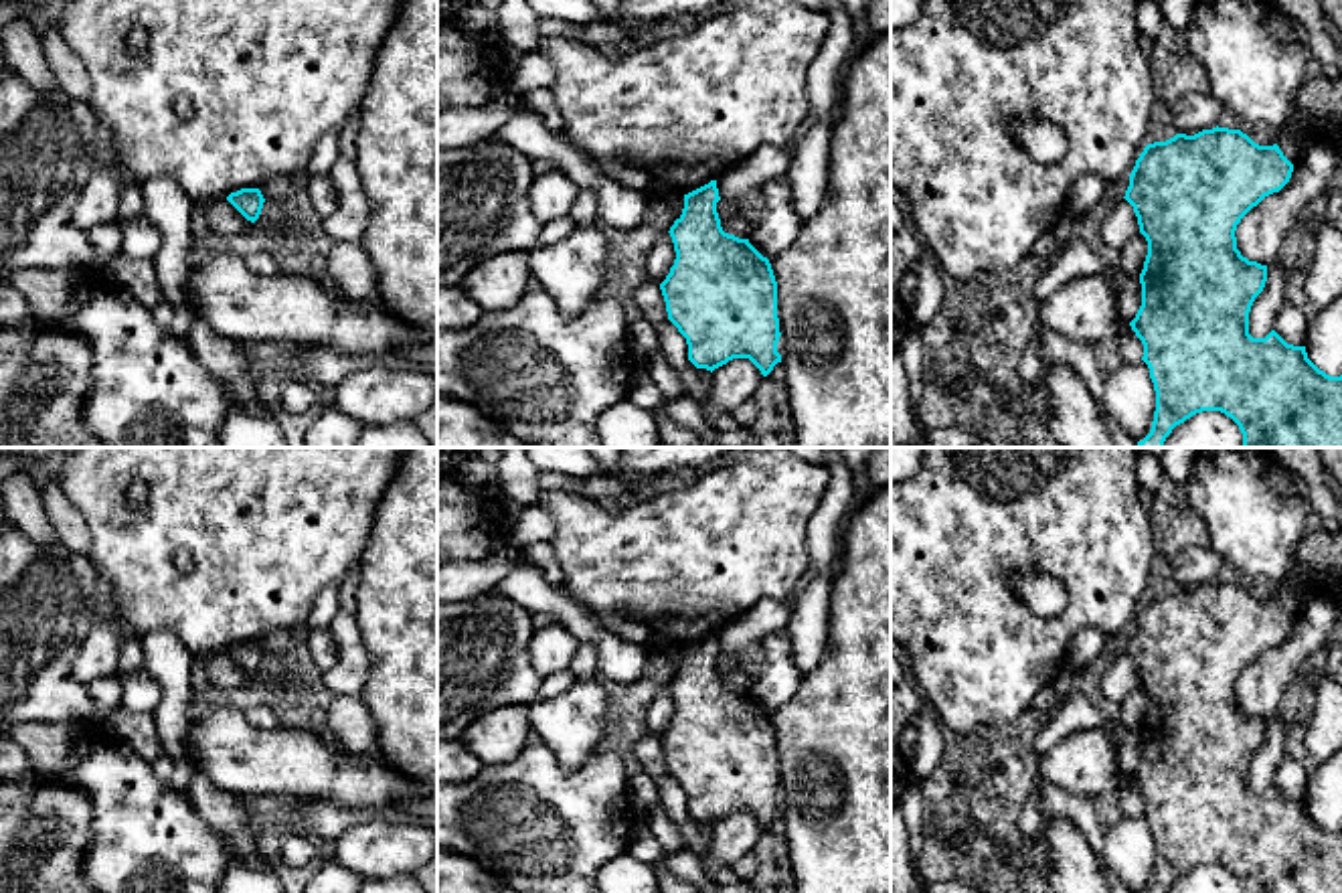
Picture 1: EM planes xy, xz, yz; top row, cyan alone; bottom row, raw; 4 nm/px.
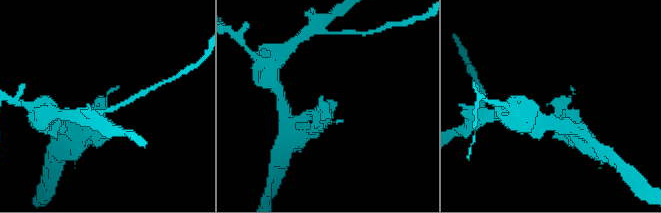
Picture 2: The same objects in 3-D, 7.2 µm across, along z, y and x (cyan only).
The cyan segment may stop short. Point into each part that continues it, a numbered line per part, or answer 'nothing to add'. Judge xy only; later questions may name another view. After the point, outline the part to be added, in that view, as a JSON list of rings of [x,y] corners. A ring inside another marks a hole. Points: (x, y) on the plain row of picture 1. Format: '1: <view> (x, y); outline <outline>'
nothing to add

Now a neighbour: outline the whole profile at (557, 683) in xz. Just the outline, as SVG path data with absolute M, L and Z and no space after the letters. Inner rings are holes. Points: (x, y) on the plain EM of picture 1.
M569 668L542 676L538 680L538 691L534 701L547 701L563 695L575 684L575 680L577 676Z

